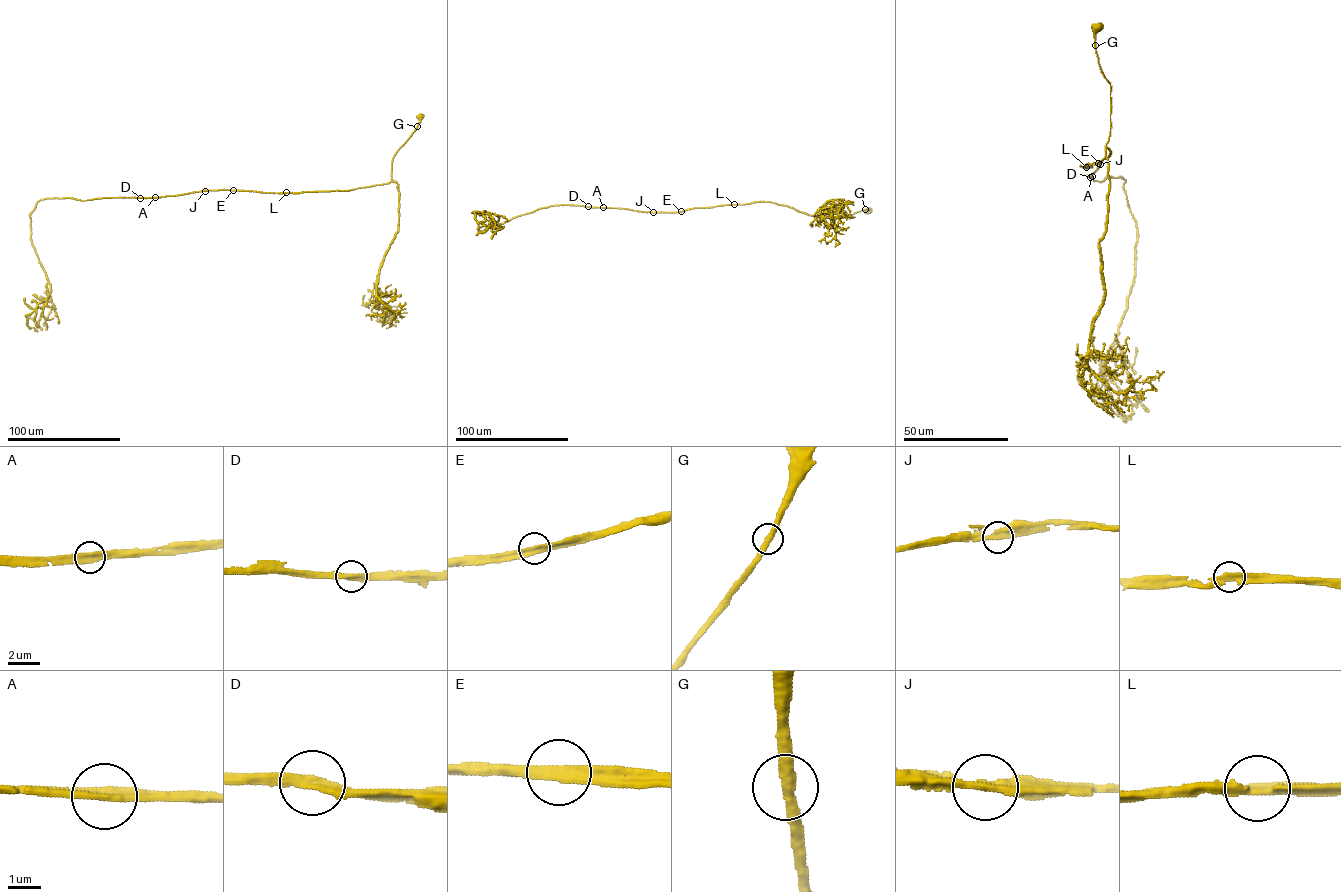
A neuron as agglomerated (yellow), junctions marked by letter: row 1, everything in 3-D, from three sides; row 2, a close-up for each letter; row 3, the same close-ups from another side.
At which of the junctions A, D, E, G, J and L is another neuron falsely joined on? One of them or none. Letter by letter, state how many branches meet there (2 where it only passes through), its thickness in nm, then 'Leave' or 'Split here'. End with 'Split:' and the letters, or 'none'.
A: Branches: 2. Thickness 340 nm. Leave
D: Branches: 2. Thickness 340 nm. Leave
E: Branches: 2. Thickness 360 nm. Leave
G: Branches: 2. Thickness 360 nm. Leave
J: Branches: 2. Thickness 300 nm. Leave
L: Branches: 2. Thickness 360 nm. Leave
Split: none

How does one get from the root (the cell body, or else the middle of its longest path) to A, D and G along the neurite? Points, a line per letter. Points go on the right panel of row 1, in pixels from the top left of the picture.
A: (1097, 27), (1098, 62), (1110, 86), (1106, 144), (1110, 152), (1097, 164), (1081, 166), (1100, 162), (1092, 176)
D: (1097, 27), (1098, 62), (1110, 86), (1106, 144), (1110, 152), (1097, 164), (1081, 166), (1100, 162), (1090, 177)
G: (1097, 27), (1100, 29), (1095, 34), (1095, 45)

